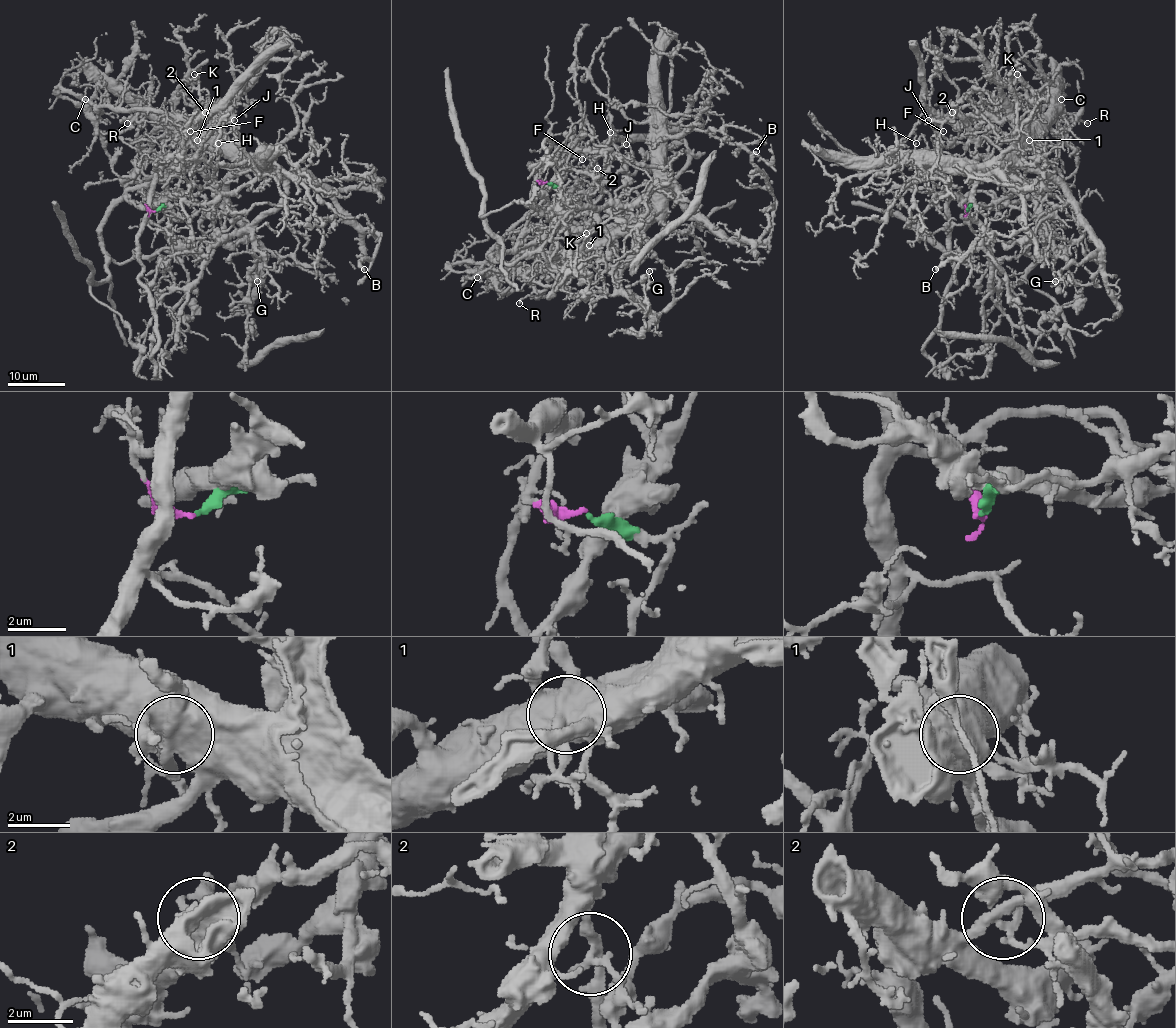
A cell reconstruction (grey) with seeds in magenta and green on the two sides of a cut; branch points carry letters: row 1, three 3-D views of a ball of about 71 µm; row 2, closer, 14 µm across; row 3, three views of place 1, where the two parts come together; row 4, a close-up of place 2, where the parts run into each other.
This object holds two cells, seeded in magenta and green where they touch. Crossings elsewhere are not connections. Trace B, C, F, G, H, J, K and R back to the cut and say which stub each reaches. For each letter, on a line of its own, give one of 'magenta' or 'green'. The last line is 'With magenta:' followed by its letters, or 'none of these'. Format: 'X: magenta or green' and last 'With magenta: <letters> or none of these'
B: green
C: green
F: magenta
G: green
H: magenta
J: magenta
K: magenta
R: green
With magenta: F, H, J, K

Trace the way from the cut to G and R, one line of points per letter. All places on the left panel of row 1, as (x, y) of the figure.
G: (155, 211), (170, 206), (158, 159), (168, 139), (235, 154), (229, 203), (254, 237), (257, 281)
R: (155, 211), (170, 206), (158, 159), (170, 135), (153, 130), (139, 115), (126, 123)

